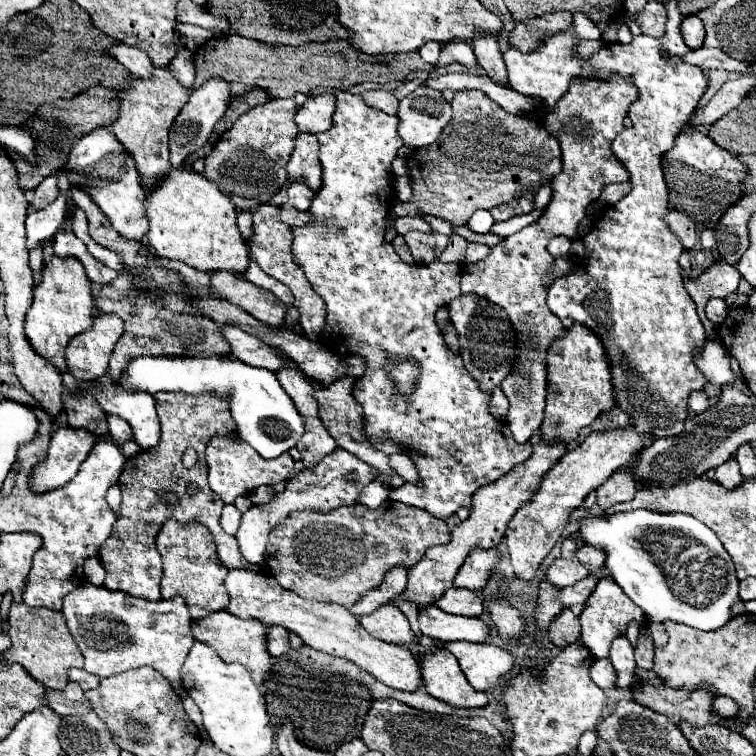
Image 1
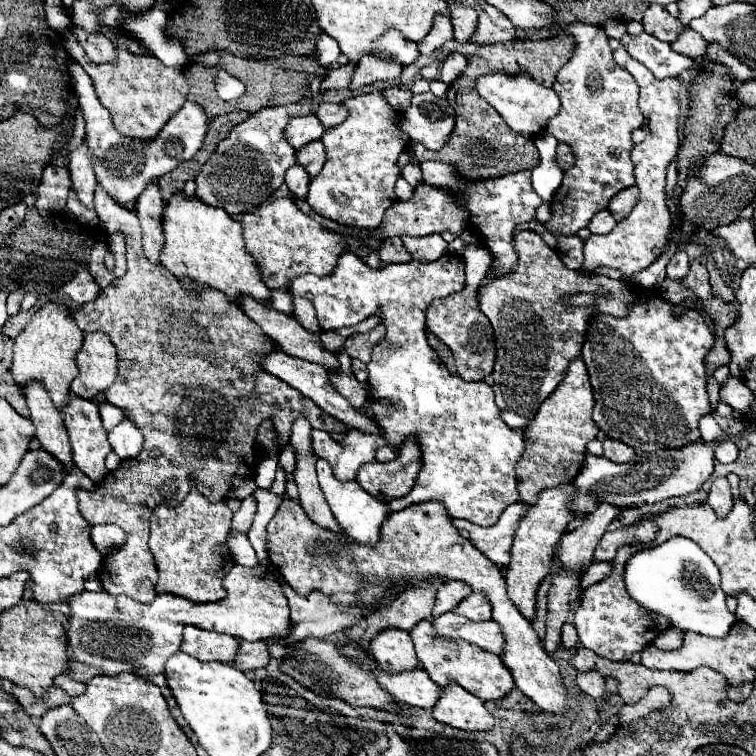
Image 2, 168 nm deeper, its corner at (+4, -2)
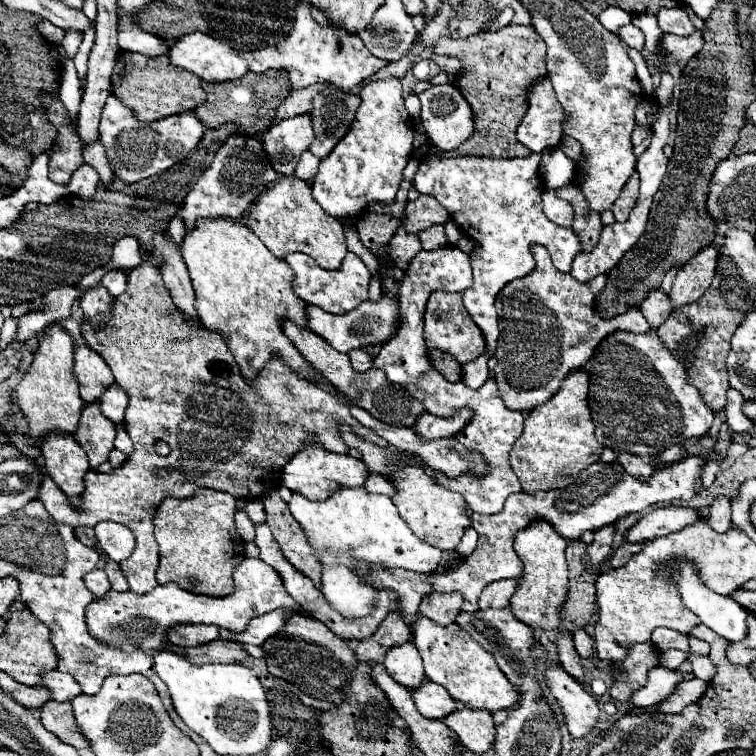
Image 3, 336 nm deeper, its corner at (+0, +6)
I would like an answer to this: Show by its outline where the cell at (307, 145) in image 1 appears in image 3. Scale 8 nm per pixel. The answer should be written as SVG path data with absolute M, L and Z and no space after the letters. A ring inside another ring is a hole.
M322 89L312 99L312 127L316 139L310 145L310 151L324 159L336 147L336 143L348 133L354 115L360 107L360 95L346 93L342 89Z

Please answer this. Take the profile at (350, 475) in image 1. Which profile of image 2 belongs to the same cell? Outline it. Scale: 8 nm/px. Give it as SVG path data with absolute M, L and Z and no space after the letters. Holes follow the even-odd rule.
M408 439L406 445L398 451L398 457L390 463L364 463L360 469L358 469L358 475L356 475L356 483L368 491L370 495L382 499L386 497L386 503L394 497L404 497L410 493L410 489L414 487L414 481L416 481L416 475L420 471L420 451L418 451L418 445L416 441Z

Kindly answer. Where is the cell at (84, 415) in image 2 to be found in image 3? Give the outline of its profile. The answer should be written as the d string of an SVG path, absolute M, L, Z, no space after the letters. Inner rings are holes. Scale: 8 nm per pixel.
M86 405L74 439L88 455L92 469L108 459L108 453L114 449L114 435L116 427L112 421L108 421L108 417L104 417L100 405Z

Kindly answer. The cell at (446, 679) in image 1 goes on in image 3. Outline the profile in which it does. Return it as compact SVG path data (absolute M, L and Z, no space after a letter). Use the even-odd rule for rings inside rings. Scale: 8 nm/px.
M464 707L444 717L444 723L458 735L460 743L472 753L484 753L494 743L494 735L496 735L494 721L492 715L484 709L474 711Z

